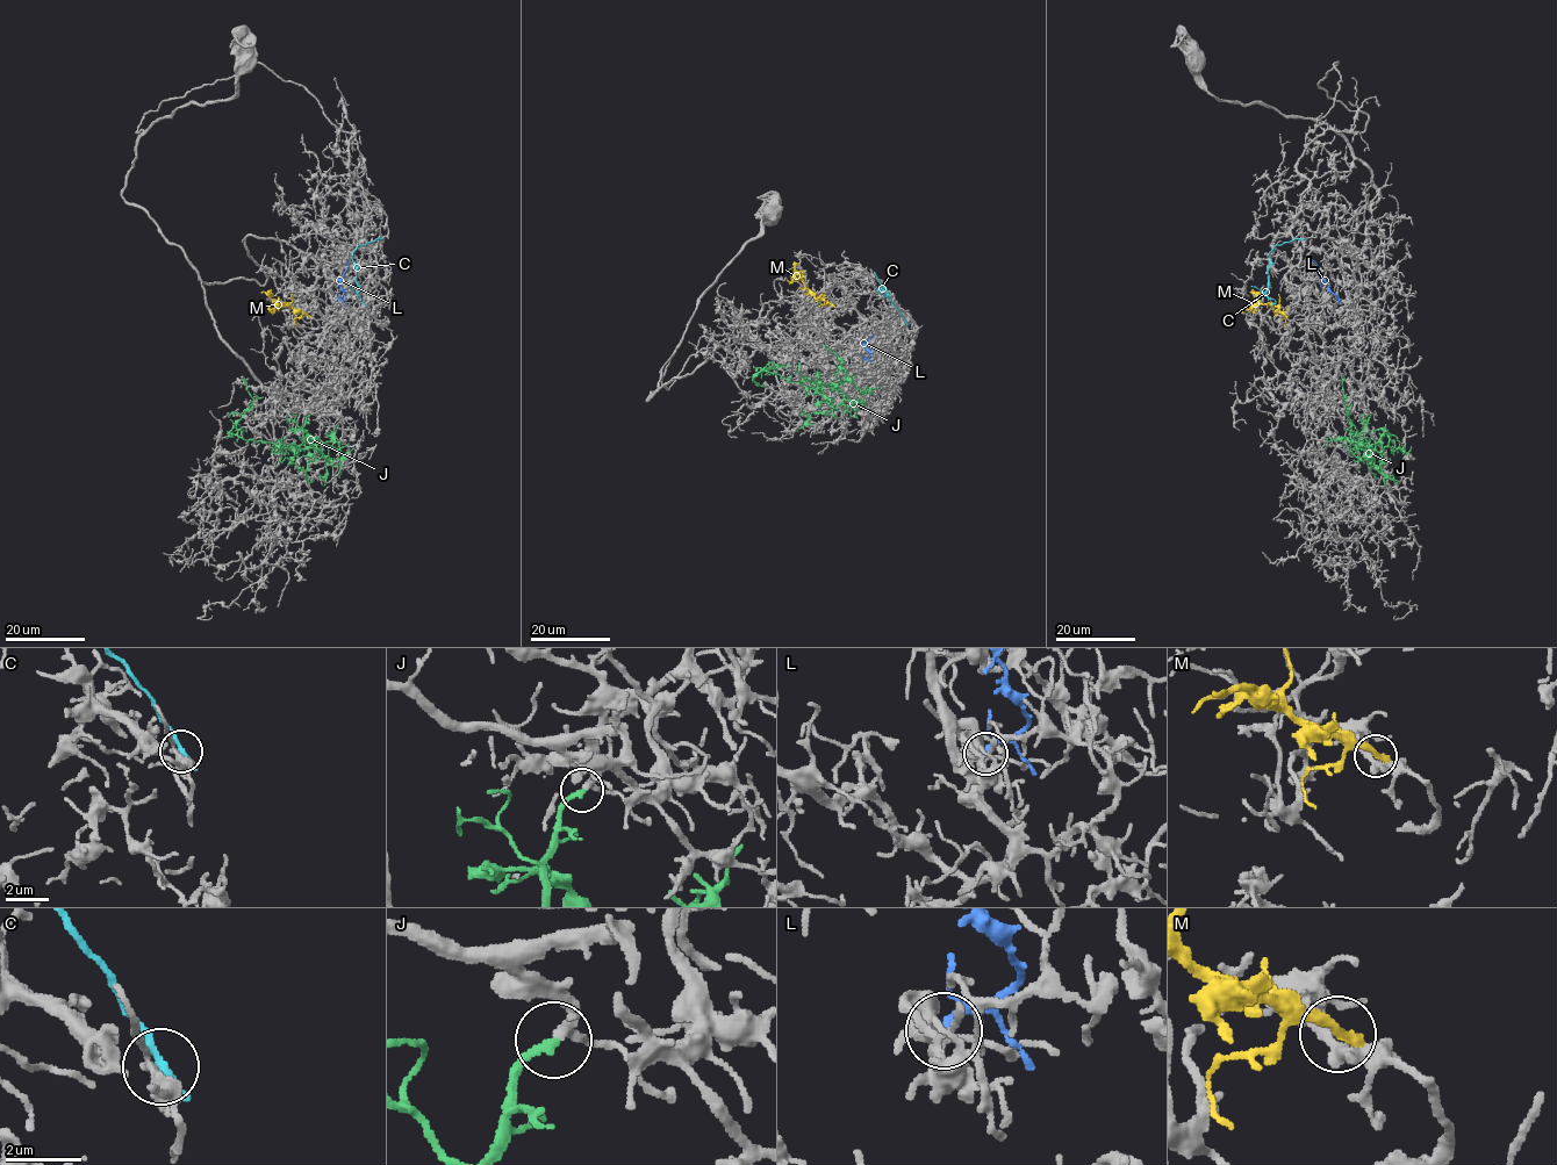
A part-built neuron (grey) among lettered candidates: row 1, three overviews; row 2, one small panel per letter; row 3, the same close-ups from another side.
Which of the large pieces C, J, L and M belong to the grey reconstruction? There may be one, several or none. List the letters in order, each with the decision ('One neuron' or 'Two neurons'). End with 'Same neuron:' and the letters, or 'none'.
C: Two neurons
J: One neuron
L: Two neurons
M: Two neurons
Same neuron: J

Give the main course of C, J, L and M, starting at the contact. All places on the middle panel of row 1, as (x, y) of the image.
C: (905, 321), (877, 288), (883, 286), (888, 293)
J: (834, 390), (820, 383), (806, 388), (789, 382), (779, 374), (761, 371), (779, 365), (767, 365)
L: (862, 358), (870, 357), (865, 344), (874, 337), (872, 332)
M: (833, 306), (818, 300), (805, 287), (795, 267), (798, 264)

